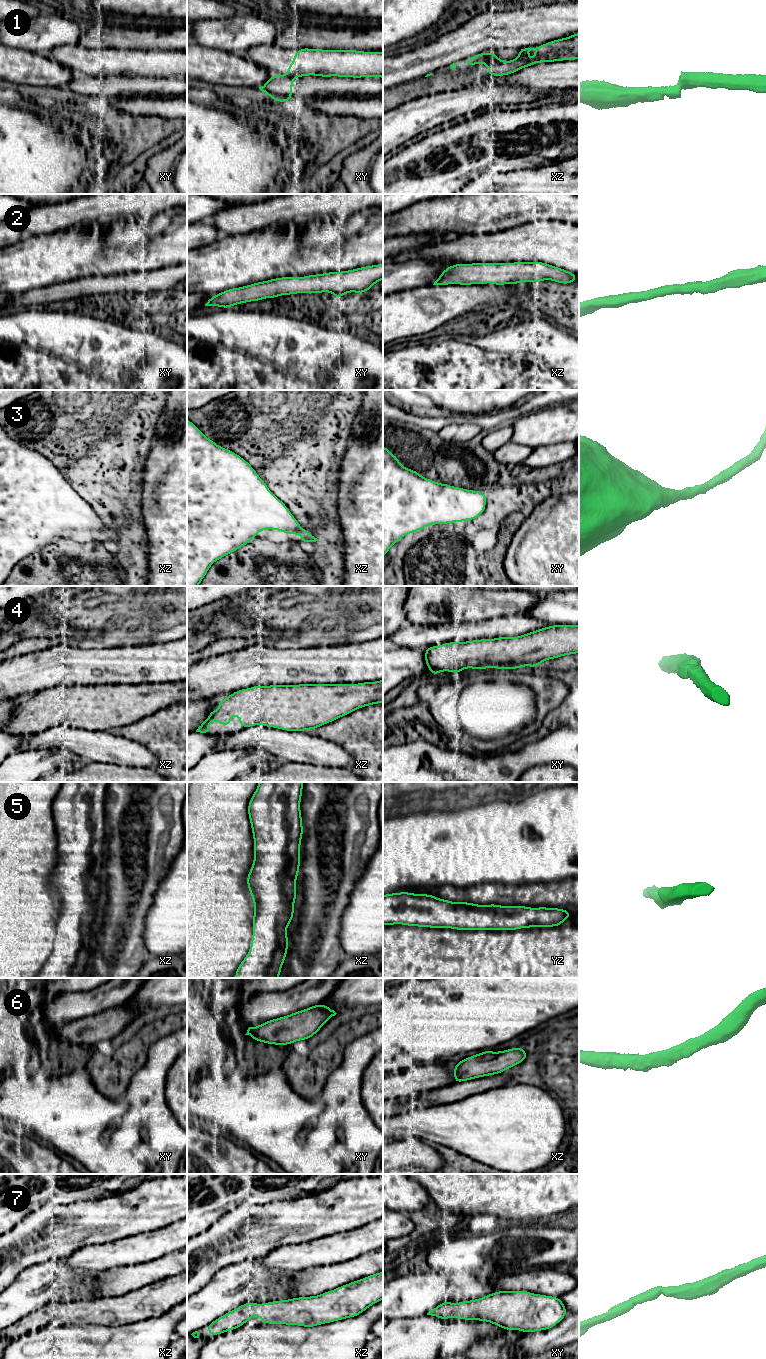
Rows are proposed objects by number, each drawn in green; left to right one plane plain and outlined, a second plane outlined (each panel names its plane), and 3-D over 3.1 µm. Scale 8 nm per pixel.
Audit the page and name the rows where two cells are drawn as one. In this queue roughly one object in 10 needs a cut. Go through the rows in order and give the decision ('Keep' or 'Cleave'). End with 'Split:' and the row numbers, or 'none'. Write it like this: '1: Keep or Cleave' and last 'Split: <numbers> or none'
1: Cleave
2: Keep
3: Keep
4: Keep
5: Keep
6: Keep
7: Keep
Split: 1

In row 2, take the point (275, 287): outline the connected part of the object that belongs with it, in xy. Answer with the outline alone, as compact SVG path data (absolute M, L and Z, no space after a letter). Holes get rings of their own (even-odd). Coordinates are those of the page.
M383 264L364 266L354 270L328 272L304 277L281 277L257 282L213 295L205 306L231 308L235 304L261 301L293 293L325 293L329 291L337 299L348 292L362 294L383 279Z

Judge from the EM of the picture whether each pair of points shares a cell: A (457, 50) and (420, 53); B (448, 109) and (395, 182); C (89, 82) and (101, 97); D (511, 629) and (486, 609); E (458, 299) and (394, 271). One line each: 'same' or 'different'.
A: same
B: different
C: same
D: different
E: different

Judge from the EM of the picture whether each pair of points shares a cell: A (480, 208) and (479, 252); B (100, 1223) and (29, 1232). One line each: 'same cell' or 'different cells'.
A: different cells
B: same cell

